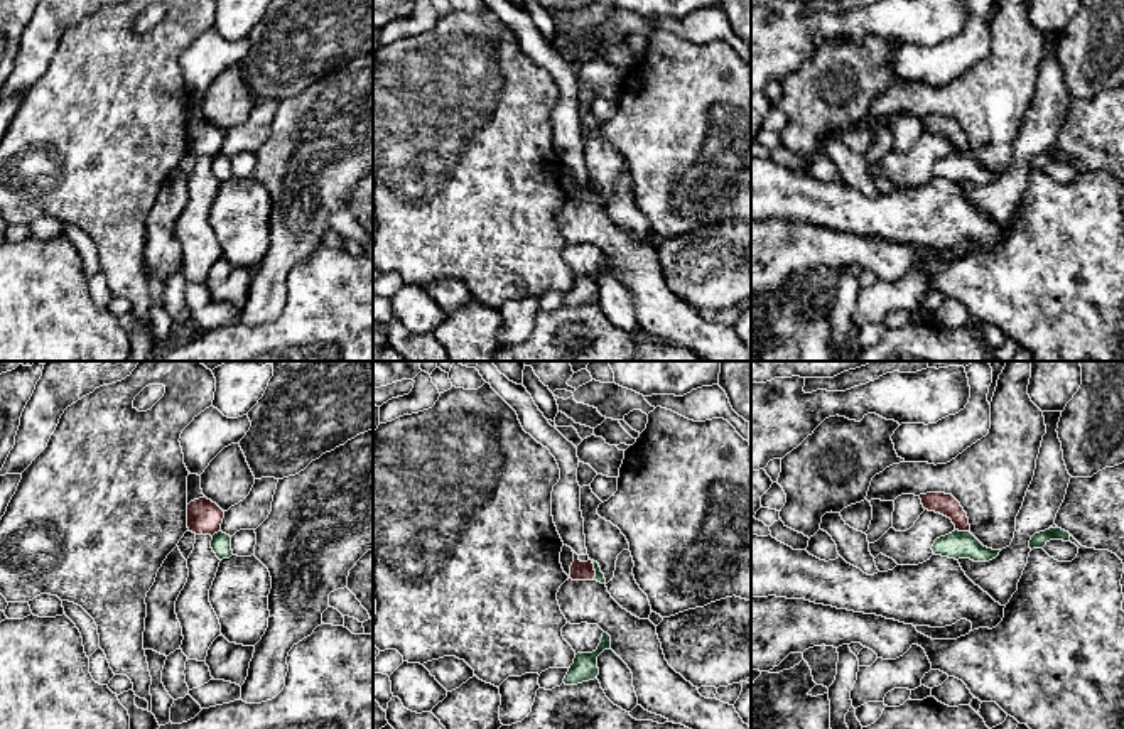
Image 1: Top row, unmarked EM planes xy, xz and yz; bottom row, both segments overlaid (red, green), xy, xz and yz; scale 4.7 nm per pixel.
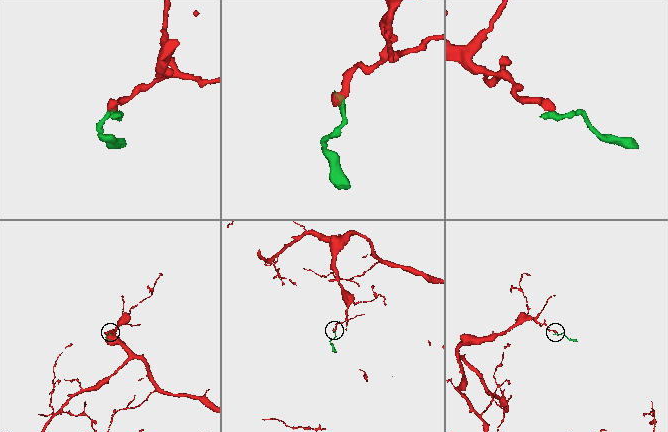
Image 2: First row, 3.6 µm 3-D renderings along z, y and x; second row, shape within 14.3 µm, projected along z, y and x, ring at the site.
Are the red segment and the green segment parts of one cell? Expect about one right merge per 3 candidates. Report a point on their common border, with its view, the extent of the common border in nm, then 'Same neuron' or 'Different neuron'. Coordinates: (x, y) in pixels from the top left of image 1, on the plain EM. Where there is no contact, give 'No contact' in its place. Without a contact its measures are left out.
Touches red at yz (962, 152). Shared border 70 nm. Different neuron

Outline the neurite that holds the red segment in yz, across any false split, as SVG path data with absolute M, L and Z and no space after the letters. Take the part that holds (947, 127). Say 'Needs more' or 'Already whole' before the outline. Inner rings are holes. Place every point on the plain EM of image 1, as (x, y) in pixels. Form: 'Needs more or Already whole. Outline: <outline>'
Already whole. Outline: M927 115L920 116L921 127L928 133L940 135L952 142L955 147L955 152L959 154L969 154L969 140L960 125L952 118L945 115Z

